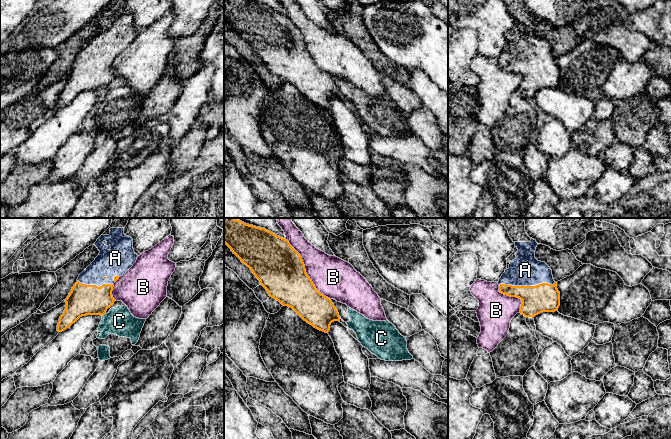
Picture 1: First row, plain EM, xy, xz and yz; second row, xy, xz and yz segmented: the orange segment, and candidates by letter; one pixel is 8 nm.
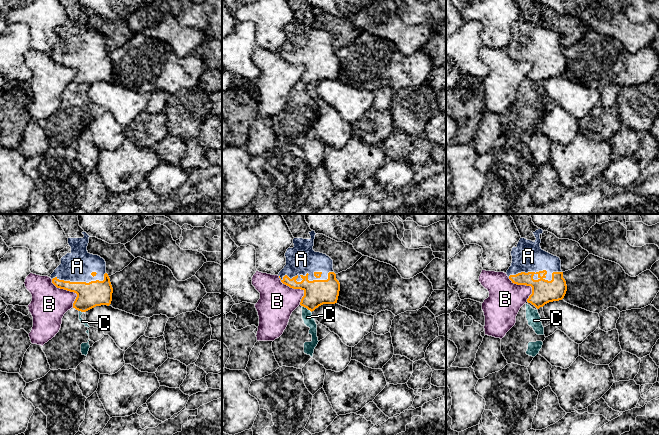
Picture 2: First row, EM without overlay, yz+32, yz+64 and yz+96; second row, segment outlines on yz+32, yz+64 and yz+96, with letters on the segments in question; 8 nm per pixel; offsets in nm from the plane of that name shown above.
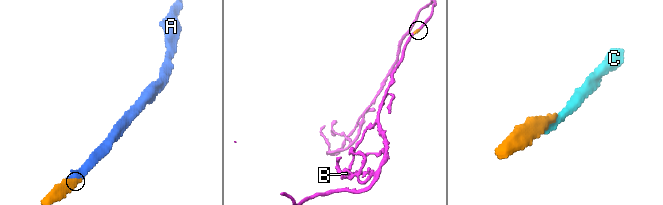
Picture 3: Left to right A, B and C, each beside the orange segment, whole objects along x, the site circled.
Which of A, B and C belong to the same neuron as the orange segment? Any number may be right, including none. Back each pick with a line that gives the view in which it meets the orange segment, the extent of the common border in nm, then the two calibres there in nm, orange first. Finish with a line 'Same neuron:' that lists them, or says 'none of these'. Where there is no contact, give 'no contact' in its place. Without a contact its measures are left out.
A: yz | 460 nm | 220/260 nm
Same neuron: A

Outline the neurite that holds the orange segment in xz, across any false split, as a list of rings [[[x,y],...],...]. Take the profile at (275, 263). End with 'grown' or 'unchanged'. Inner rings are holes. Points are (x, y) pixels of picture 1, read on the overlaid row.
[[[224,218],[224,243],[243,264],[250,268],[270,297],[292,308],[314,328],[328,333],[334,321],[340,321],[331,299],[321,294],[306,273],[301,255],[285,238],[265,228],[246,224],[235,218]]]; unchanged

